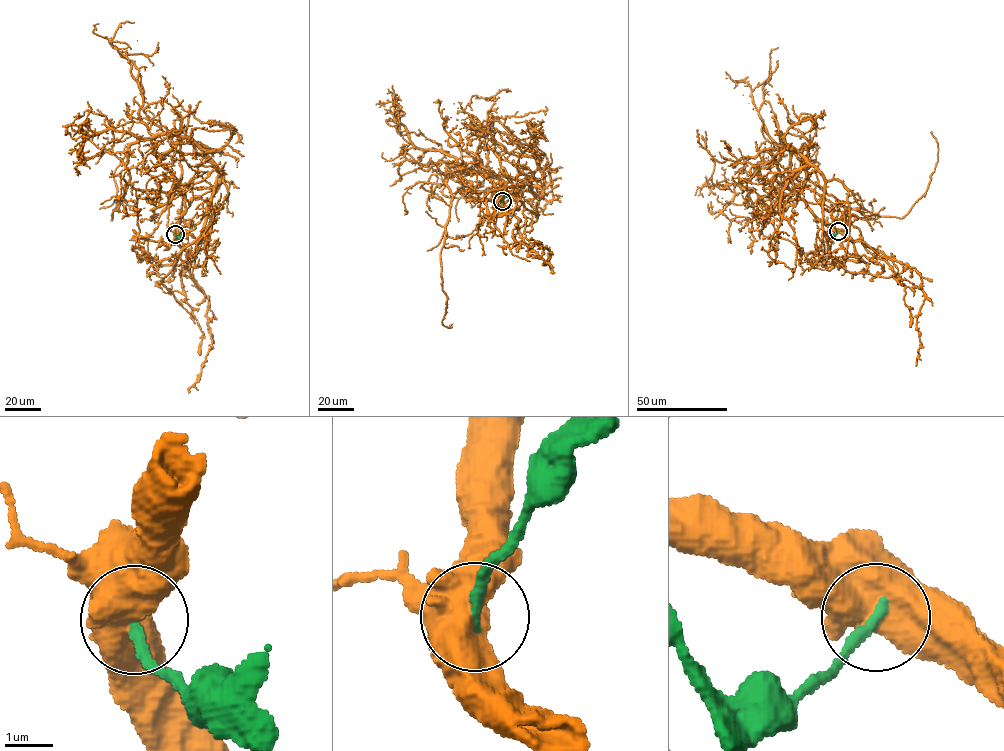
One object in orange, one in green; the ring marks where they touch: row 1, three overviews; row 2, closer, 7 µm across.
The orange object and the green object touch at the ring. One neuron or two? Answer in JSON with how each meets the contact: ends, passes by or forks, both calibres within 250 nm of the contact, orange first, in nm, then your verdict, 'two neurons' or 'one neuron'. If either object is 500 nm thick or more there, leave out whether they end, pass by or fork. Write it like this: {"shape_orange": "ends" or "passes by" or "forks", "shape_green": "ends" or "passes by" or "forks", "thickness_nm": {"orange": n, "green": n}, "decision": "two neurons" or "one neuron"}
{"thickness_nm": {"orange": 850, "green": 240}, "decision": "two neurons"}

